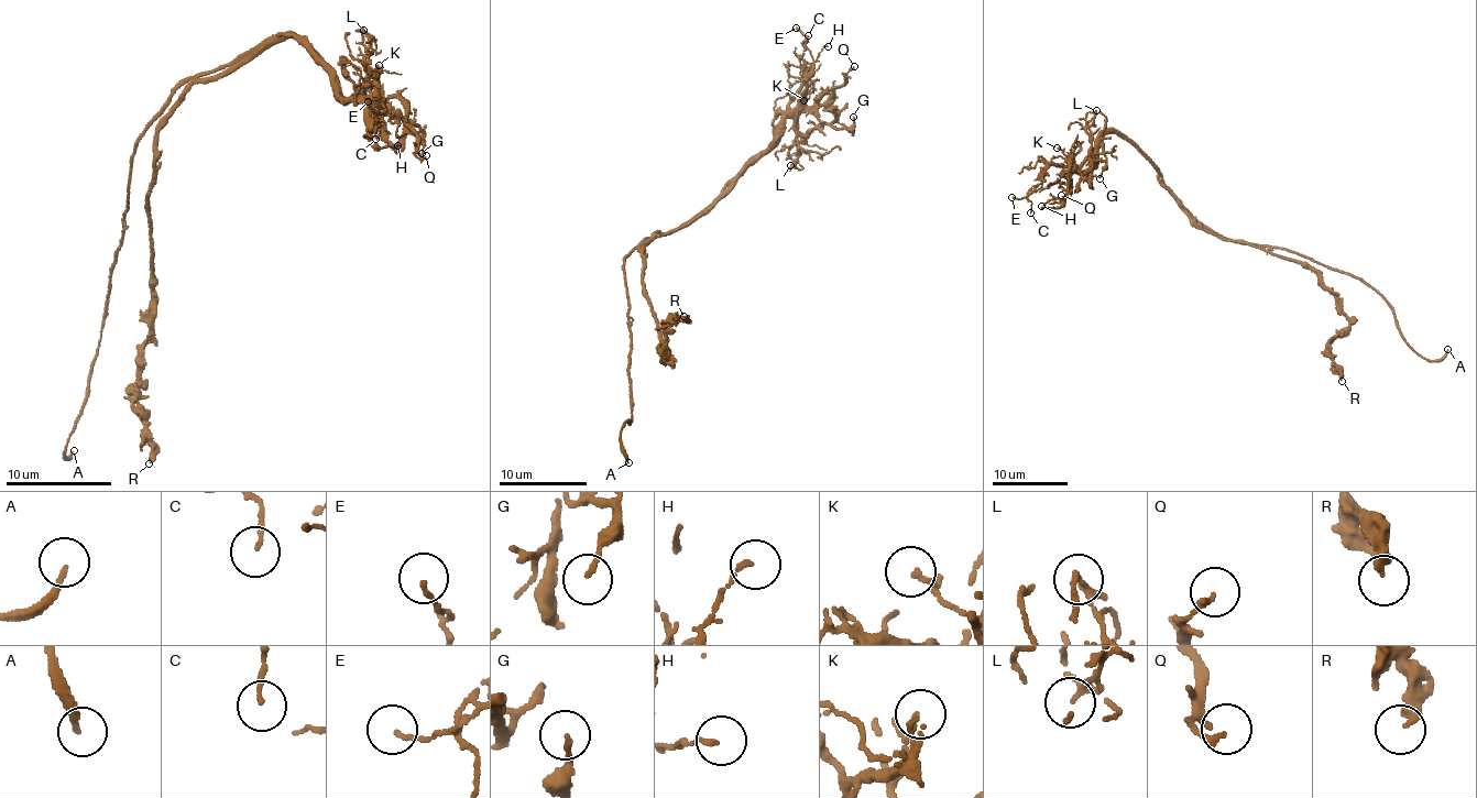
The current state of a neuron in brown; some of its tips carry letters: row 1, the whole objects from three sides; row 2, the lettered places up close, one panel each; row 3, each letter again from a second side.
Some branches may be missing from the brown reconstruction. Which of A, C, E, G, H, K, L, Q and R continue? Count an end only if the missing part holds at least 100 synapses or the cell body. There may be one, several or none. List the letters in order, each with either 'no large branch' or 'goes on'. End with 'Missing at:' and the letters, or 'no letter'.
A: goes on
C: no large branch
E: no large branch
G: no large branch
H: no large branch
K: no large branch
L: no large branch
Q: no large branch
R: no large branch
Missing at: A

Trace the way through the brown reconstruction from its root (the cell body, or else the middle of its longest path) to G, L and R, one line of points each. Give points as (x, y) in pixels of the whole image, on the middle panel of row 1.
G: (631, 253), (653, 236), (674, 231), (731, 188), (786, 119), (801, 132), (827, 123), (850, 131), (853, 117)
L: (631, 253), (653, 236), (674, 231), (731, 188), (788, 118), (806, 137), (796, 143), (799, 153), (790, 165)
R: (631, 253), (641, 246), (643, 295), (651, 304), (667, 361), (665, 328), (675, 316), (685, 320), (684, 316)

